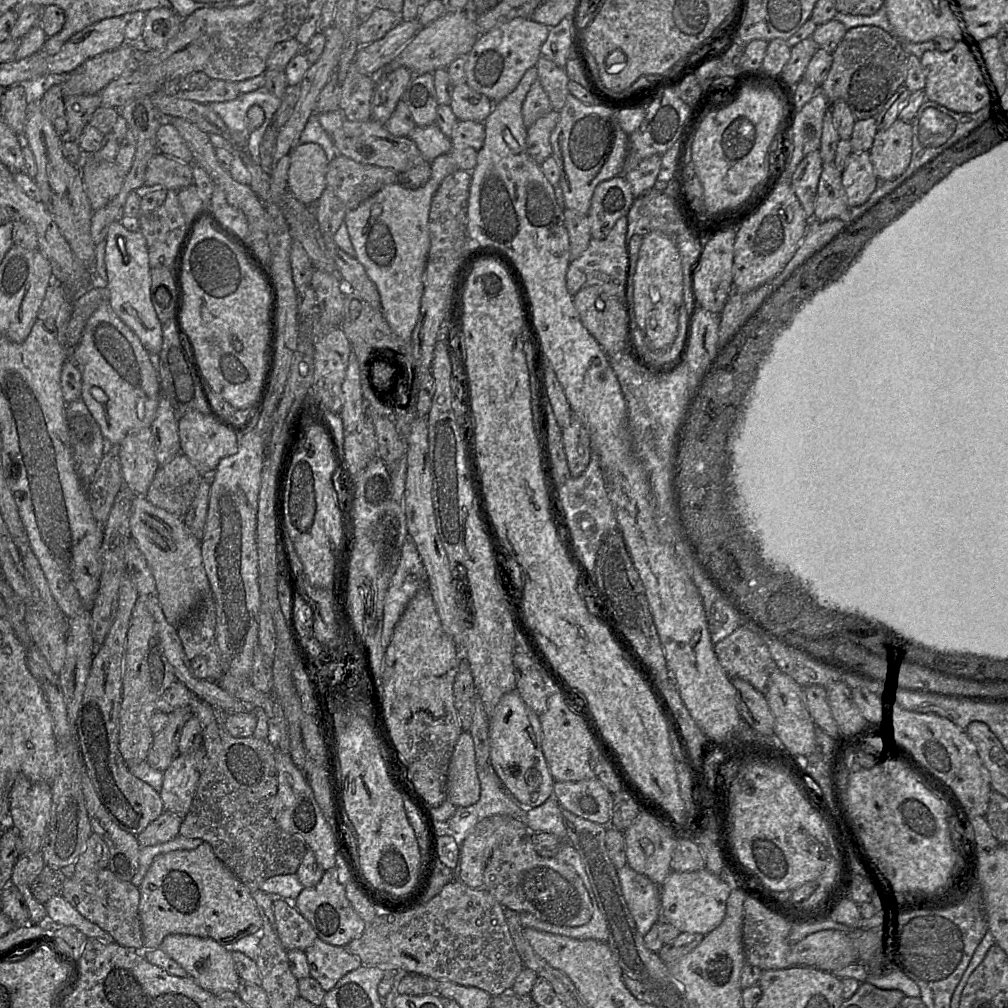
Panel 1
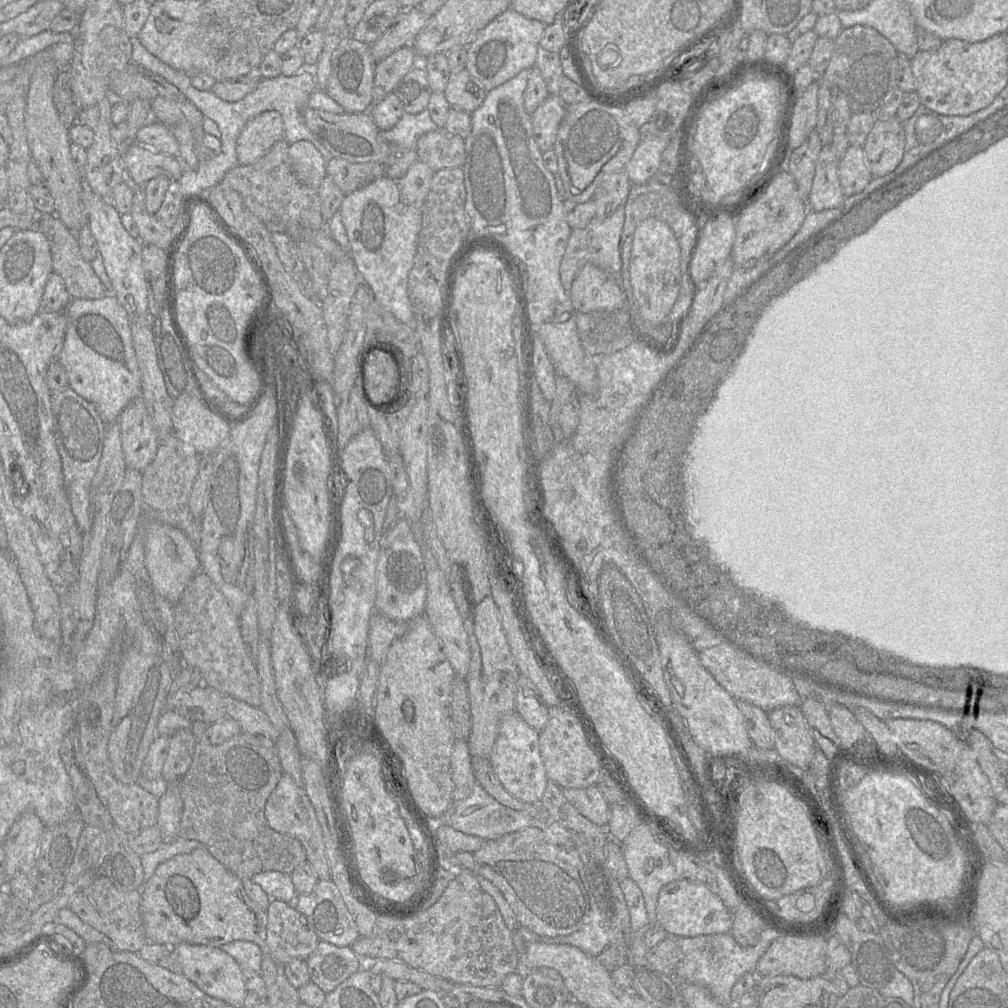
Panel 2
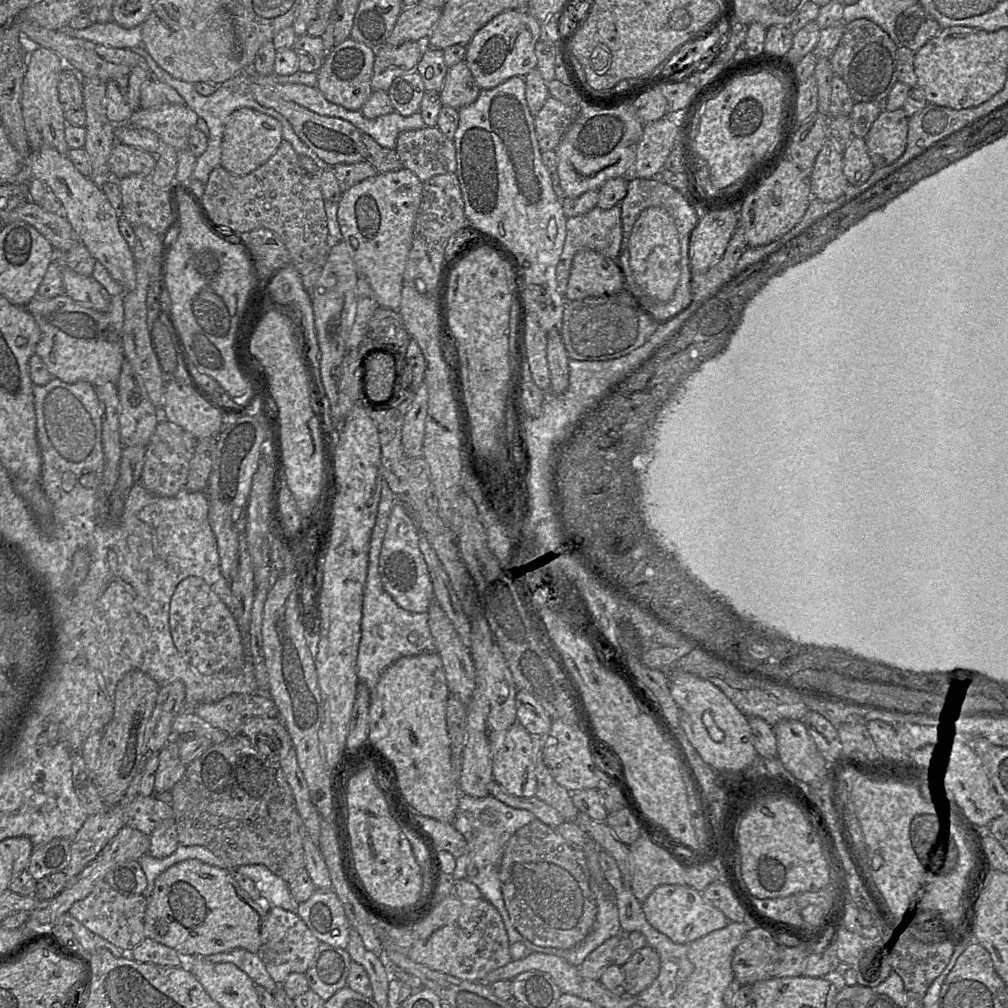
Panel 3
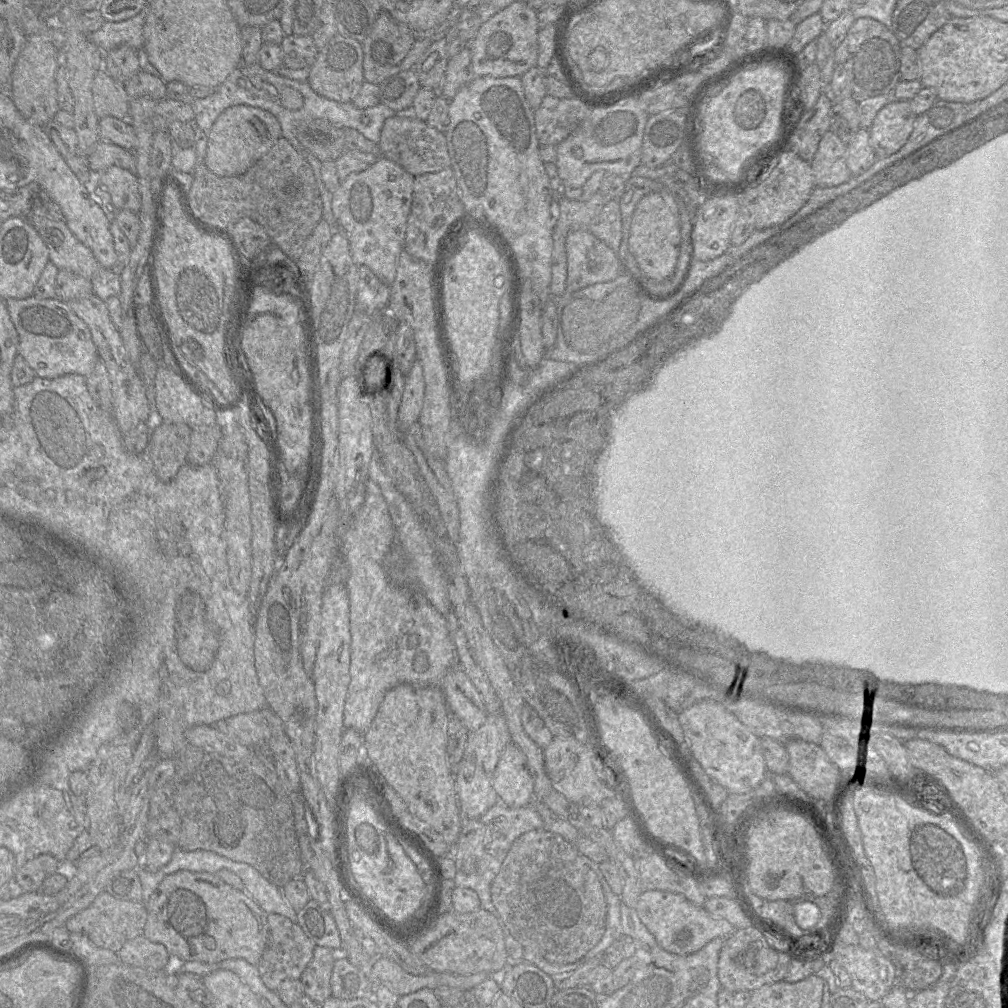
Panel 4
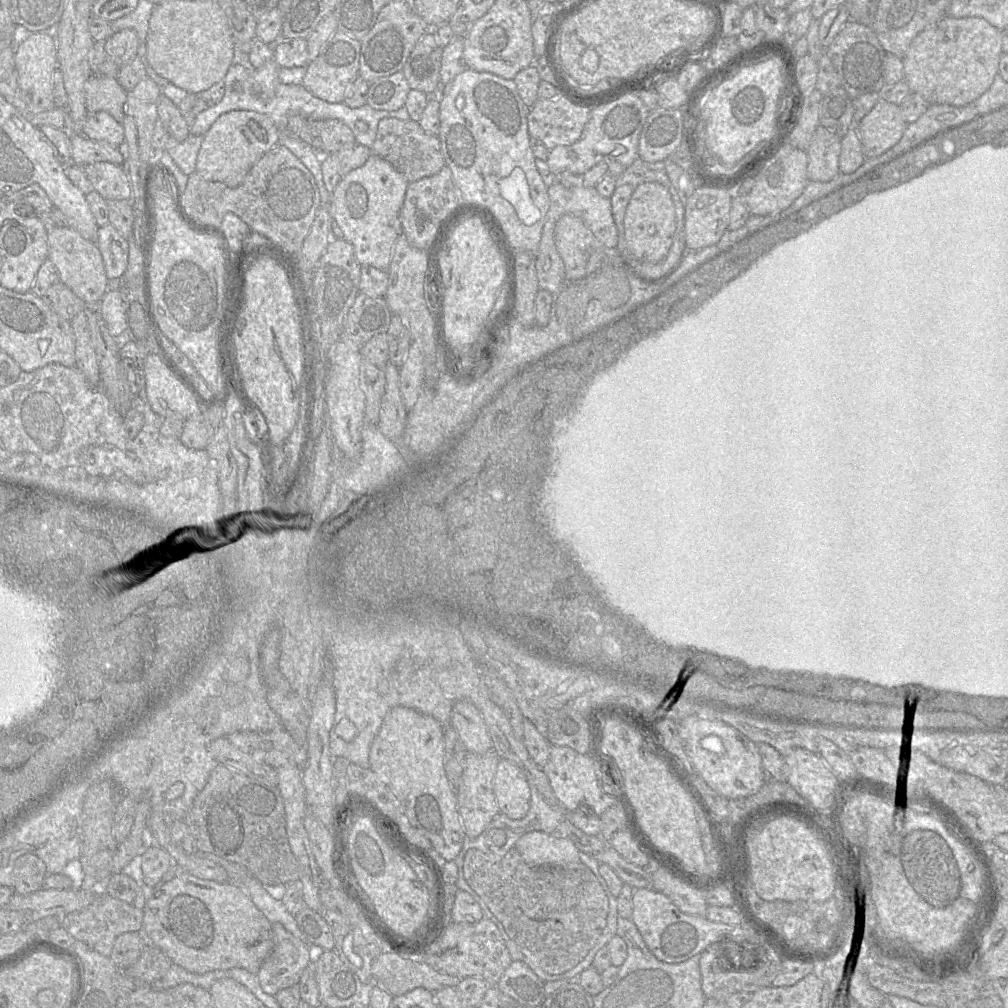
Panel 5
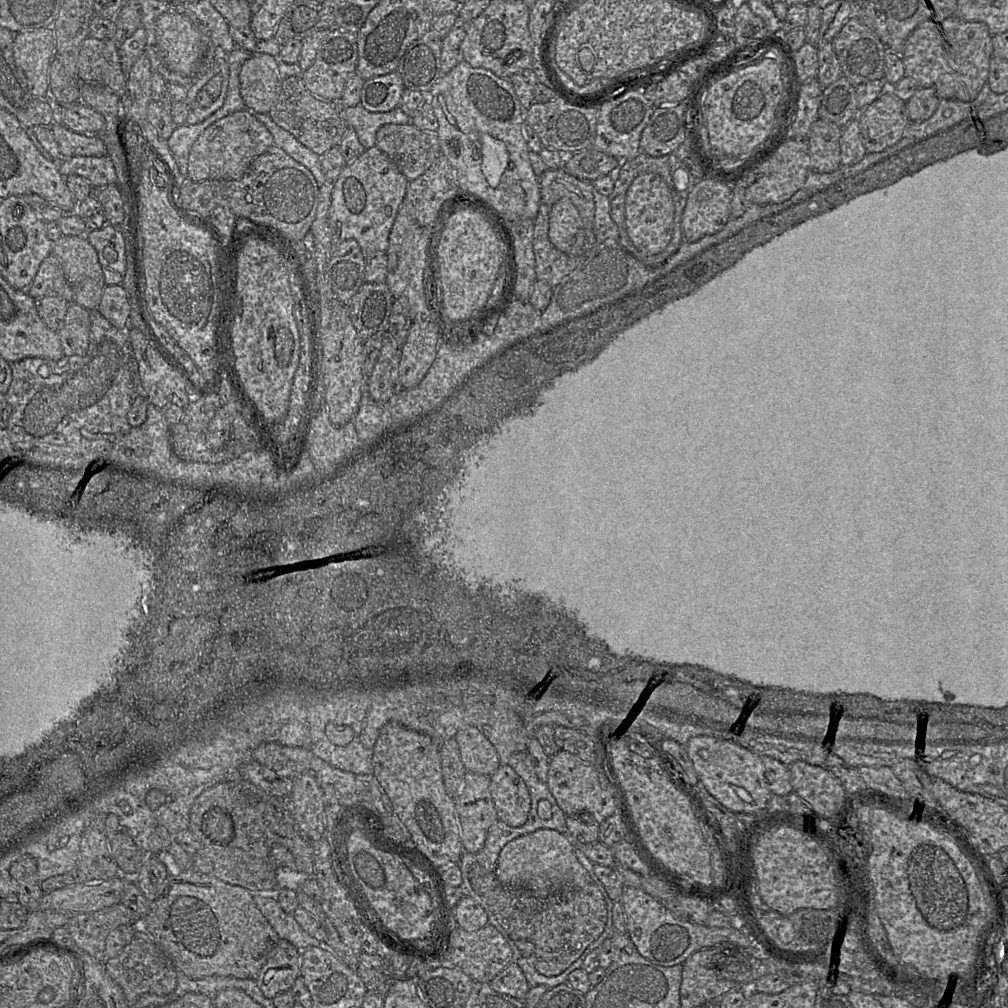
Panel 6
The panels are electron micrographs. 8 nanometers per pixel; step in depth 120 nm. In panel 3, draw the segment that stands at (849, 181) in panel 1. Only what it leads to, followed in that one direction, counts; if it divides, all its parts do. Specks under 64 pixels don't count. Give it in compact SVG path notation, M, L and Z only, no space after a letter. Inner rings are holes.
M853 137L843 150L843 174L850 185L864 183L874 170L865 139Z

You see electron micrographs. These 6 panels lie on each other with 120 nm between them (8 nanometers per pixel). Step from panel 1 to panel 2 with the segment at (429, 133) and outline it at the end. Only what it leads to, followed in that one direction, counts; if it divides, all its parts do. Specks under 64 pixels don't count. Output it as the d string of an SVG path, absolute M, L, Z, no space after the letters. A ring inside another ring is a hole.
M427 110L415 115L404 112L394 127L382 131L382 136L390 145L415 150L420 136L437 129Z

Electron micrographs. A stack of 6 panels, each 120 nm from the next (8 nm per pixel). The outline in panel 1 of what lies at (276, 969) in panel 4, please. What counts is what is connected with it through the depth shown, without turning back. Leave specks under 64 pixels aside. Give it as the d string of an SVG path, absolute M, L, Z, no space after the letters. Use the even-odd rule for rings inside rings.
M274 897L273 914L281 944L289 951L305 951L316 939L317 934L310 923L292 904L281 897Z

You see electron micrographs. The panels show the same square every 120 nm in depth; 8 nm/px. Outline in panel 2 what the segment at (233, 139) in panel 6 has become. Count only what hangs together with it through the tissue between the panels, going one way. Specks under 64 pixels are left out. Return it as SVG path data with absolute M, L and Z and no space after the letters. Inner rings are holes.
M266 111L250 119L241 130L236 143L238 165L251 165L261 159L278 141L283 139L282 116Z

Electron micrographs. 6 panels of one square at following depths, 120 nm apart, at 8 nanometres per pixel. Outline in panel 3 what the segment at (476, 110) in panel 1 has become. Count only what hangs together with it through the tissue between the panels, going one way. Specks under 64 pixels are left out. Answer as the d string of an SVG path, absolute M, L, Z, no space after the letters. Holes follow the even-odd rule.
M463 60L448 67L439 93L442 105L460 109L474 103L480 90L465 60Z

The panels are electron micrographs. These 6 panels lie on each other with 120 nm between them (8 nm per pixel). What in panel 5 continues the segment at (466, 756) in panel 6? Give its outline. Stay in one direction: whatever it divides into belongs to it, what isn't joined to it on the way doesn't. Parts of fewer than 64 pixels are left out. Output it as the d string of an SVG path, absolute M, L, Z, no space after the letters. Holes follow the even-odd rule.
M468 700L457 701L450 725L456 730L467 752L484 754L493 750L493 742L478 708Z

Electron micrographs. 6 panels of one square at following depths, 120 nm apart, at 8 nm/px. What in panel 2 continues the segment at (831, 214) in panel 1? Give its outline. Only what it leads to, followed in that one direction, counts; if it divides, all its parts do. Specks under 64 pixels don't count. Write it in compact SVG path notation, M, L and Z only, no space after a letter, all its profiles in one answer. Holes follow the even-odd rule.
M832 142L830 145L822 146L807 196L810 209L821 211L839 208L842 205L845 195L838 177L838 163L839 160L832 149Z

